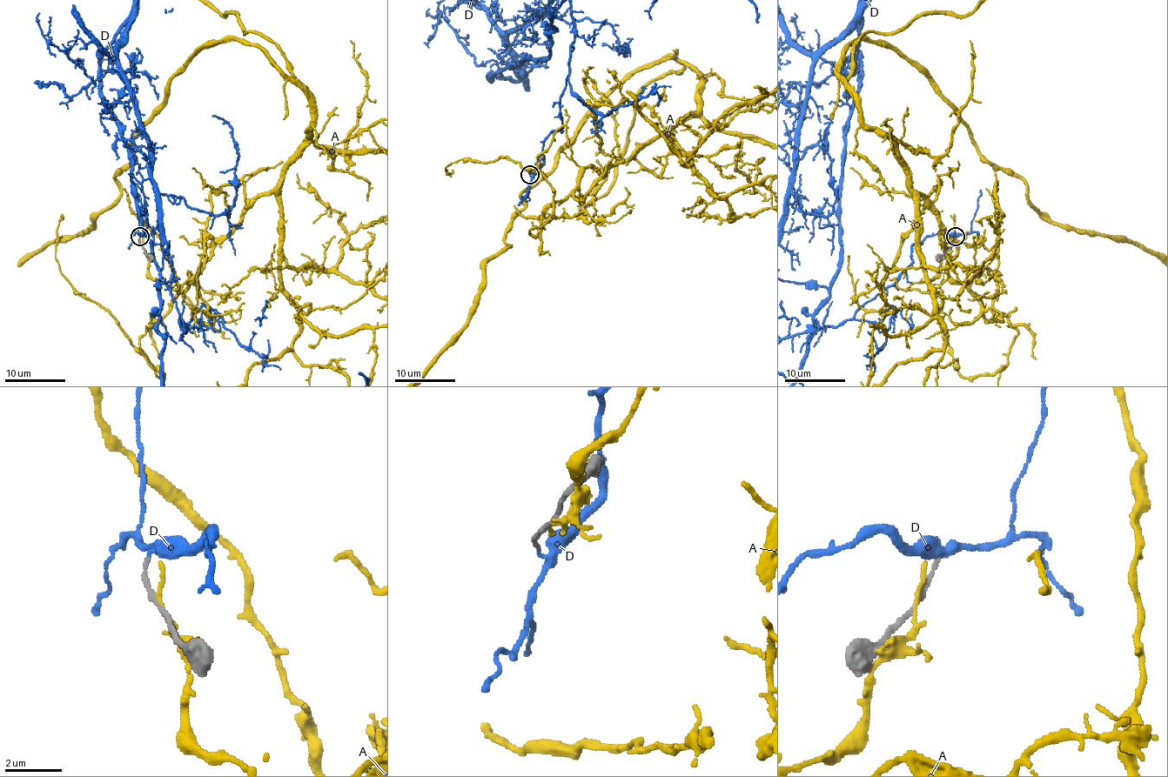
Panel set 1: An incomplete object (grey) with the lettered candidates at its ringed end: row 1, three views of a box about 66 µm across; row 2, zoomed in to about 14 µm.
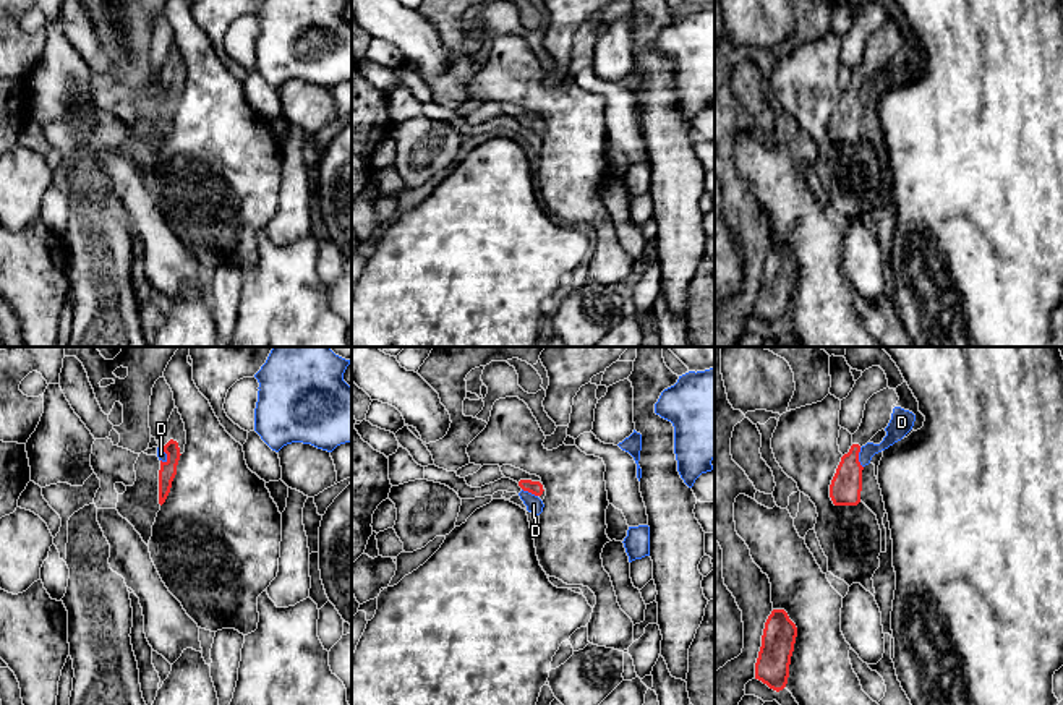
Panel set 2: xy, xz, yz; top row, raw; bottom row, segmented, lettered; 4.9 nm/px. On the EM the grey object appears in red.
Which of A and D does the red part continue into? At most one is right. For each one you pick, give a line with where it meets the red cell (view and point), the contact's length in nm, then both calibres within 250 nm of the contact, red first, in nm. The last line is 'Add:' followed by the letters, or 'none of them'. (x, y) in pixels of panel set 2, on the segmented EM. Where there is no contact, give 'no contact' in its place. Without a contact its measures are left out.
Add: none of them

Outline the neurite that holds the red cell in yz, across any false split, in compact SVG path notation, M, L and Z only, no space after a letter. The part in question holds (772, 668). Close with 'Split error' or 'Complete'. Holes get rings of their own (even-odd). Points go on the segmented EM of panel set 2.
M773 609L762 635L755 679L779 692L786 687L797 627L784 609Z. Complete

